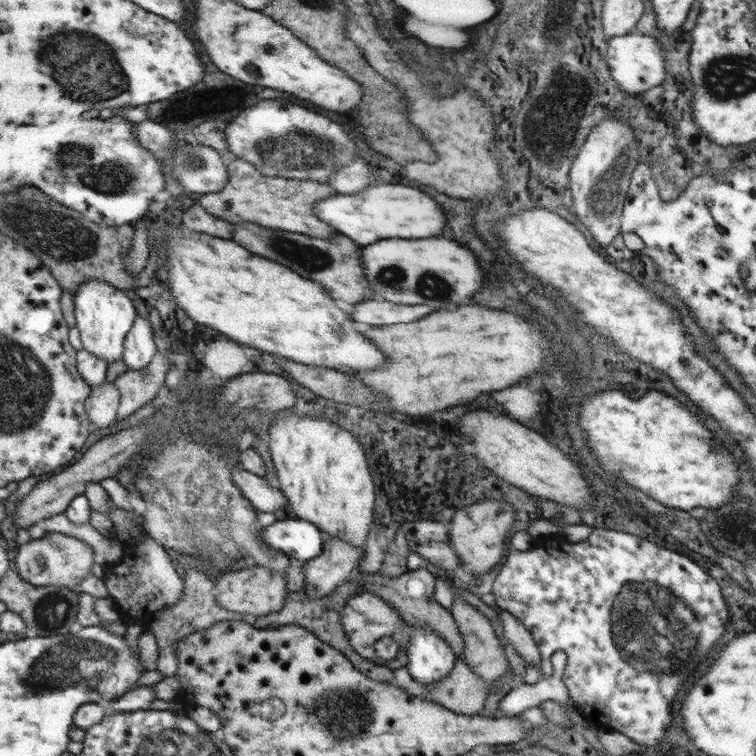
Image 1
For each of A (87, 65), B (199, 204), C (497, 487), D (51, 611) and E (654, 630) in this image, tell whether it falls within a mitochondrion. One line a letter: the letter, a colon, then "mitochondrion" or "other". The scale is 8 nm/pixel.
A: mitochondrion
B: other
C: other
D: mitochondrion
E: mitochondrion

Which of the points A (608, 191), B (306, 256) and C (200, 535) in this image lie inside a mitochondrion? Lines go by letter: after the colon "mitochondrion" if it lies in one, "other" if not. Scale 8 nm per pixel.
A: mitochondrion
B: mitochondrion
C: mitochondrion

